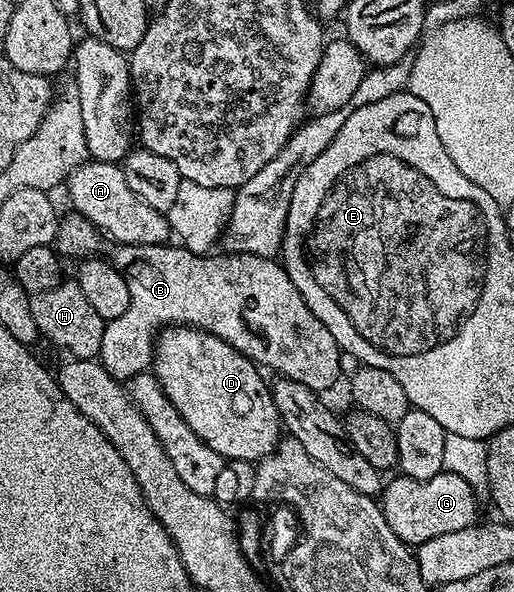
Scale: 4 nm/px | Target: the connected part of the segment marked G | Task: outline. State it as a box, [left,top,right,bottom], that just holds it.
[380,472,479,548]

